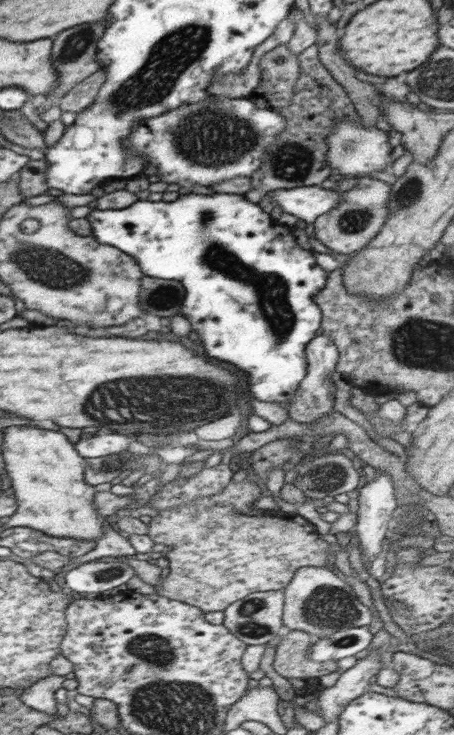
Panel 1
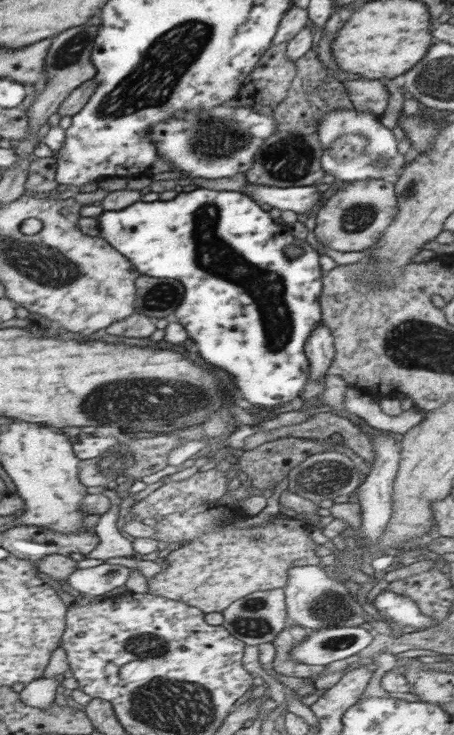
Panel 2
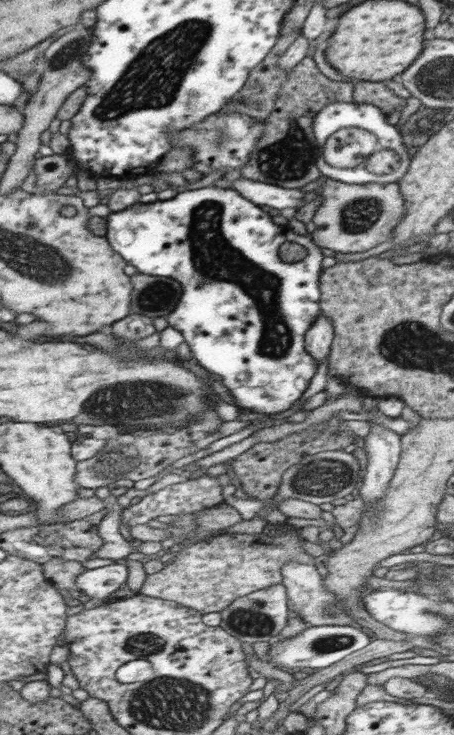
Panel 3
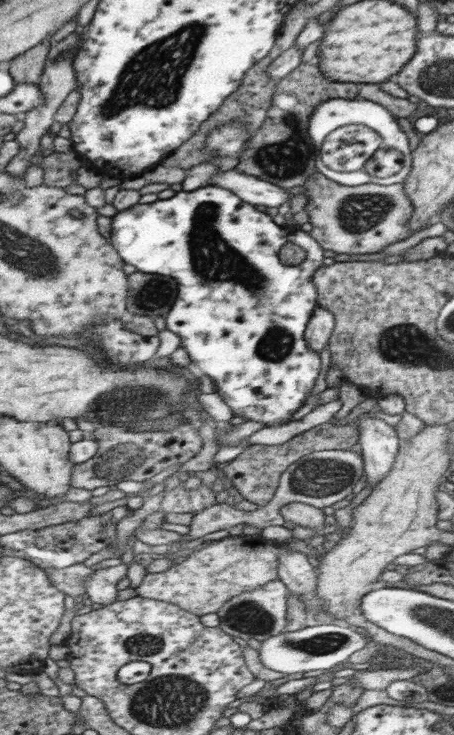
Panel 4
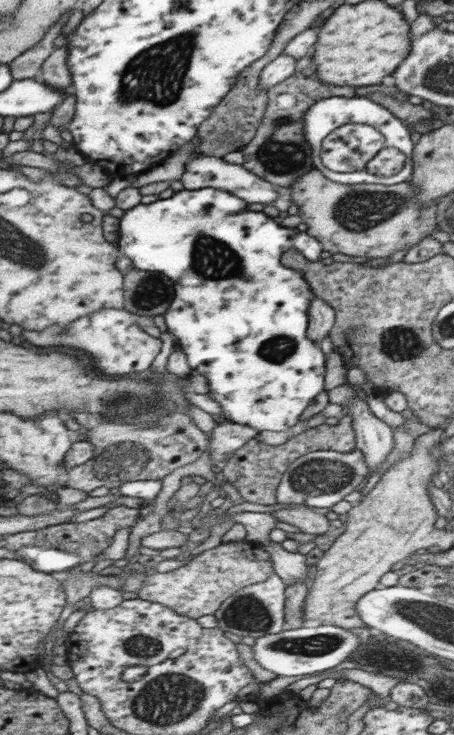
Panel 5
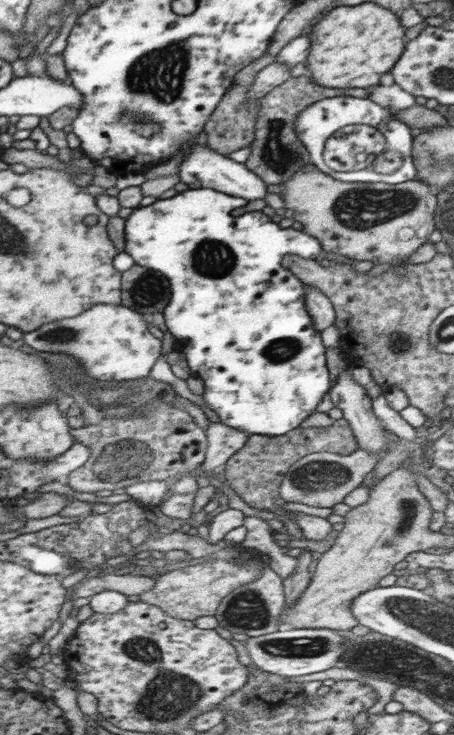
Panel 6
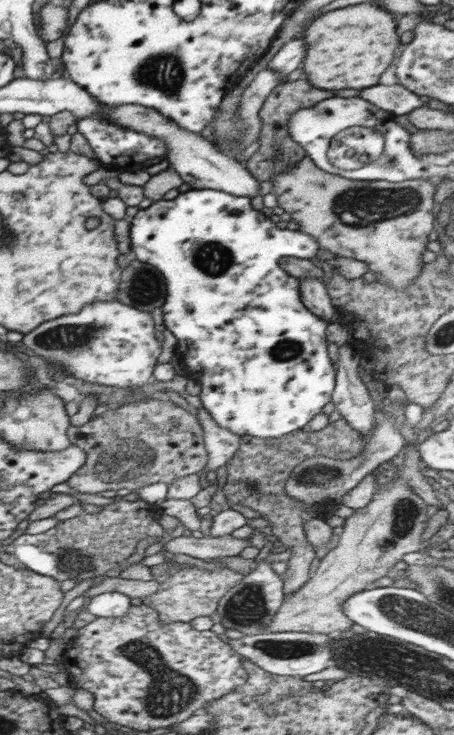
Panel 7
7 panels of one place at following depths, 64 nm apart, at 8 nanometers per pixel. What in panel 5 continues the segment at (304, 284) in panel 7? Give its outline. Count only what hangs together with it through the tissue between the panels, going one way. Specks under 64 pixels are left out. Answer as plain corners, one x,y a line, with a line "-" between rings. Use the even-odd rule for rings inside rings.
314,295
312,297
309,309
308,329
306,338
320,344
328,336
336,325
336,311
324,299

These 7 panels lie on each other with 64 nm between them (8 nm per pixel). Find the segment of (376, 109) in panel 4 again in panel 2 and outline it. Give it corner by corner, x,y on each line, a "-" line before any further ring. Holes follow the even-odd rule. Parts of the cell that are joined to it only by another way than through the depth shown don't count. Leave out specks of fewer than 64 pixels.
354,107
329,110
323,114
319,125
317,125
317,135
319,141
322,142
321,145
326,151
326,154
321,158
321,165
323,166
325,174
332,174
332,176
340,180
354,182
356,180
374,178
395,181
407,165
404,154
398,151
399,142
396,141
392,129
388,129
382,125
380,116
377,117
370,111
359,111
354,109
-
352,133
360,133
362,136
369,138
369,144
367,144
365,154
349,161
348,164
344,164
340,160
333,162
331,155
327,154
328,150
331,150
333,140
336,140
340,135

